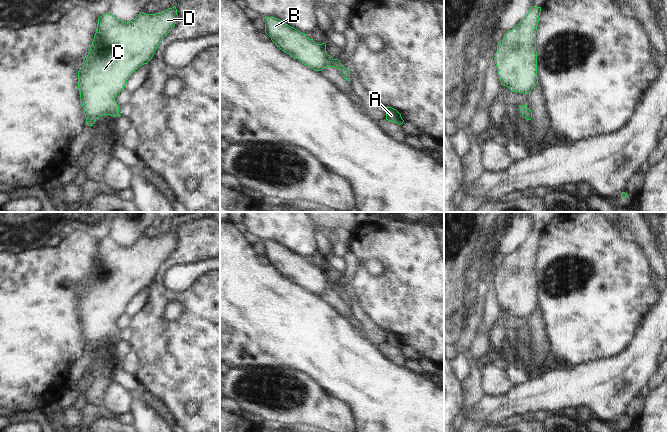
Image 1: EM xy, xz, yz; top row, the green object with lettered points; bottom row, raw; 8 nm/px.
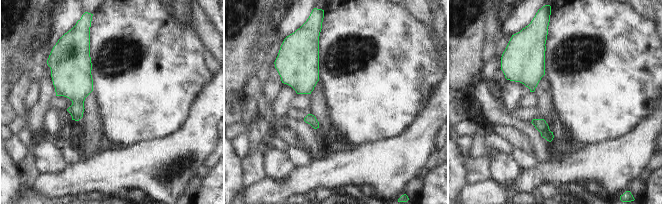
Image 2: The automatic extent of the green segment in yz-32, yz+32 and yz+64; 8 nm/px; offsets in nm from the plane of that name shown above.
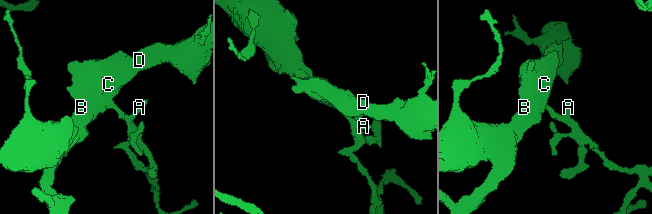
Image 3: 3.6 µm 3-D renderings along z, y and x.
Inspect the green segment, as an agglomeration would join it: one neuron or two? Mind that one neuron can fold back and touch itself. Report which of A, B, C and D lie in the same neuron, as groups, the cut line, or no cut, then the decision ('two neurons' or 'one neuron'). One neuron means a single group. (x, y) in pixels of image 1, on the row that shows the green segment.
A B C D | no cut | one neuron

